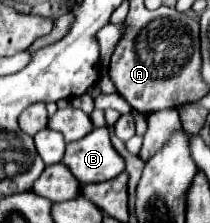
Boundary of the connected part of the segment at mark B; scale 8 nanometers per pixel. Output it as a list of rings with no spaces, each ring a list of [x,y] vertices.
[[[108,127],[92,129],[84,139],[66,143],[62,163],[80,183],[110,181],[124,171],[124,159],[114,151]]]

